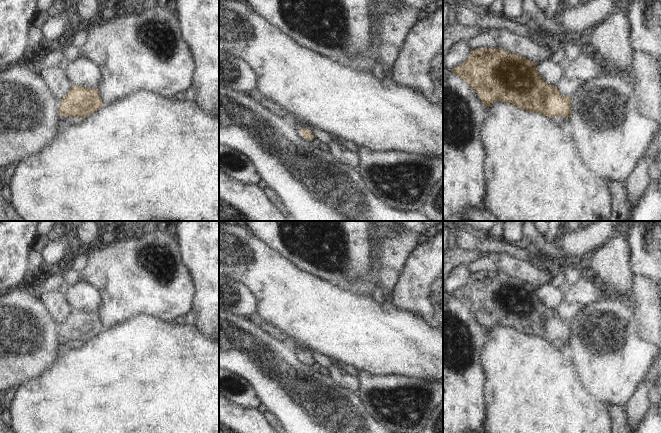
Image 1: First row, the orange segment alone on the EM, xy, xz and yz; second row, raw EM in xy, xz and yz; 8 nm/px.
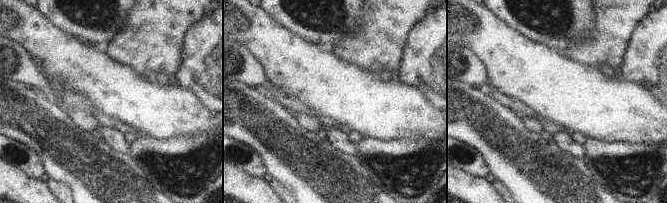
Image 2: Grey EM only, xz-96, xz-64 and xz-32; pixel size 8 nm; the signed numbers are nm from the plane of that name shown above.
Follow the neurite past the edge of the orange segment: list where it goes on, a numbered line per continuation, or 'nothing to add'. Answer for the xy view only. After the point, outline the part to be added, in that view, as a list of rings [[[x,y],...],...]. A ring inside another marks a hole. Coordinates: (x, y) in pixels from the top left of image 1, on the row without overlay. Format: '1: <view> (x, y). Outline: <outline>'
nothing to add.

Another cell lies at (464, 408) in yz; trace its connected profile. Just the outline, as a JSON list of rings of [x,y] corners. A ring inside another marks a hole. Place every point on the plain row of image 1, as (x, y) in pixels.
[[[443,293],[443,433],[487,433],[486,375],[481,364],[487,336],[475,313],[452,294]]]

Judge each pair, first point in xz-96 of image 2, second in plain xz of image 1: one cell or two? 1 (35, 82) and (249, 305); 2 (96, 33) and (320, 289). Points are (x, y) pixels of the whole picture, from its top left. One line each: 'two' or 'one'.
1: one
2: two

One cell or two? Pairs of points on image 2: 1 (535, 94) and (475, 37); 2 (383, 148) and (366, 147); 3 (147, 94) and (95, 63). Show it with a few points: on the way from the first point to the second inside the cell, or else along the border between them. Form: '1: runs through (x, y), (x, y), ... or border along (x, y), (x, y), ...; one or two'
1: runs through (520, 79), (490, 49); one
2: runs through (379, 148), (370, 148); one
3: runs through (134, 94), (126, 94), (108, 76); one

